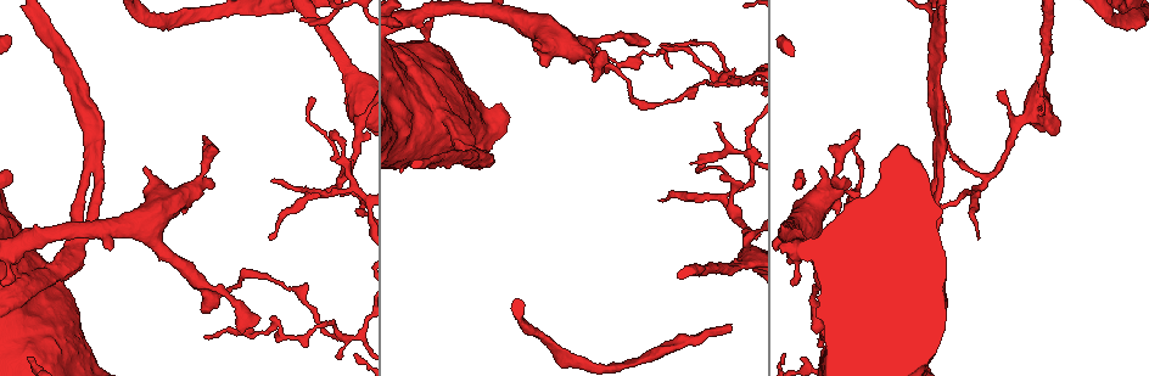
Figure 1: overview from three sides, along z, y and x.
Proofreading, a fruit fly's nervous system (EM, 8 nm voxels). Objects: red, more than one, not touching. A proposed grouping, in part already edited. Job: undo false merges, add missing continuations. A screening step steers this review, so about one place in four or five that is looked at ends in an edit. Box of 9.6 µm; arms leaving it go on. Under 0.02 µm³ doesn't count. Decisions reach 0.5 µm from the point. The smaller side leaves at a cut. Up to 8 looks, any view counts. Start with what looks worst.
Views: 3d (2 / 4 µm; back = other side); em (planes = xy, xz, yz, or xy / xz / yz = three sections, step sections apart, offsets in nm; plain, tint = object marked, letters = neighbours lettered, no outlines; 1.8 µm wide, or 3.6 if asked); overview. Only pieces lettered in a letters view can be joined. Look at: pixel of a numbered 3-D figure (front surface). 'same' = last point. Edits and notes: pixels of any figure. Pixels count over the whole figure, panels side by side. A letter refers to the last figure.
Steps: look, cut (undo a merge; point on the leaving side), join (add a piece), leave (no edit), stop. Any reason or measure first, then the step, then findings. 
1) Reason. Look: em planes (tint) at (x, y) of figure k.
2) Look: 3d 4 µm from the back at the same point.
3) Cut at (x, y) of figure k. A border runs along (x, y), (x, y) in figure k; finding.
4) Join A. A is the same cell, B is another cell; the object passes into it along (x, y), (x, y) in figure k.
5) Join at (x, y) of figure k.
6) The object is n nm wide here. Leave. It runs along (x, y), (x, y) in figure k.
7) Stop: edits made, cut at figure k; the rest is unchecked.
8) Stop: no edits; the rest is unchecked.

Thick turns thin. Look: em 3.6 µm xy step 4 (tint) at (451, 121) of figure 1.

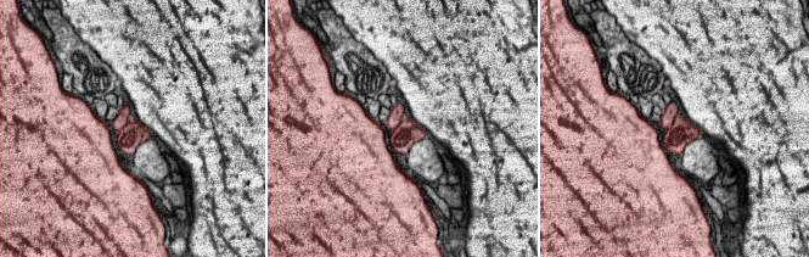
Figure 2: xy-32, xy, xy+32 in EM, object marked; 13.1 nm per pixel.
Cut it another way. Look: em 3.6 µm planes (letters) at the same point.

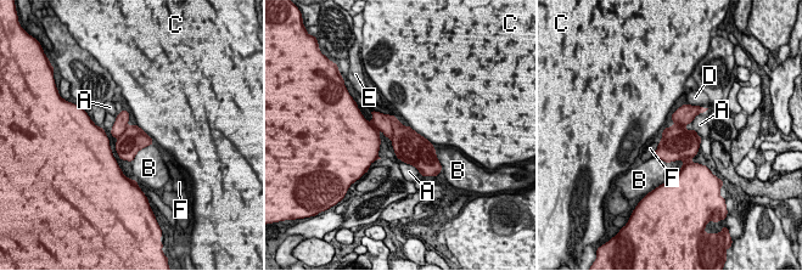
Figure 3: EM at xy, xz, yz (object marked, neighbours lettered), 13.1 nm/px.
The longest contact is with C, 400 nm. Cut at (390, 126) of figure 3. A, B, C, D, E and F are other cells; a border runs along (371, 122), (376, 129) in figure 3; two neurons meet here.

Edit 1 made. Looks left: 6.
Sharp bend. Look: em planes (plain) at (746, 240) of figure 1.

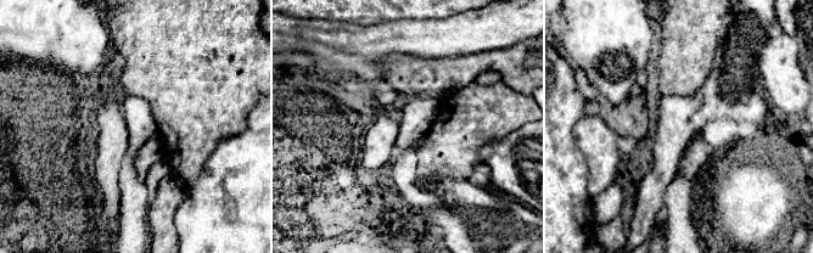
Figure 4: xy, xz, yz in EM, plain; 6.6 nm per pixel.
With the object marked. Look: em planes (tint) at the same point.

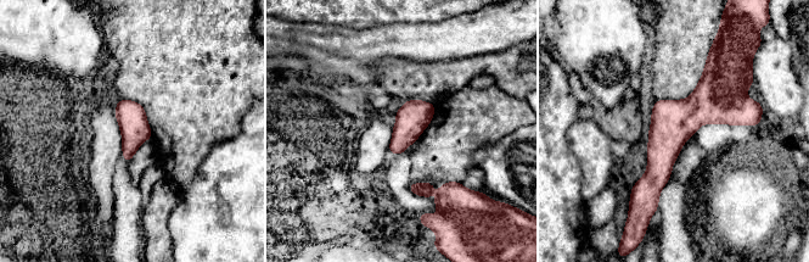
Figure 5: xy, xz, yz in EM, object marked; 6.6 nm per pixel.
Look: em planes (letters) at the same point.

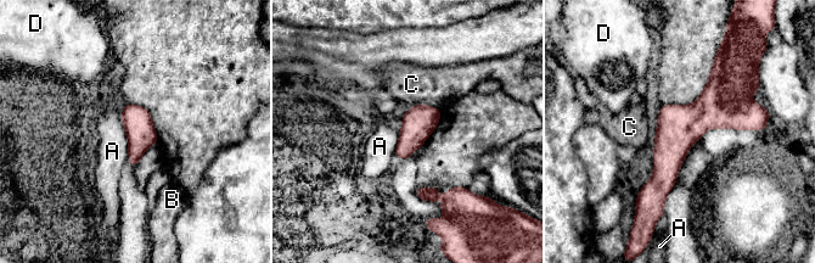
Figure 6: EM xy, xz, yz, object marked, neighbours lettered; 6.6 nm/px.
Leave. A, B, C and D are other cells; a border runs along (121, 113), (128, 144), (128, 158) in figure 6; all the same neuron.

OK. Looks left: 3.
Abrupt turn. Look: 3d 4 µm at (329, 322) of figure 1.

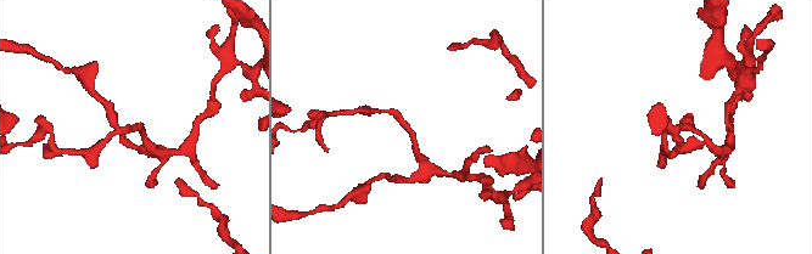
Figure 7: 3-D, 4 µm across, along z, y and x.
Now the EM. Look: em yz step 16 (tint) at (403, 124) of figure 7.

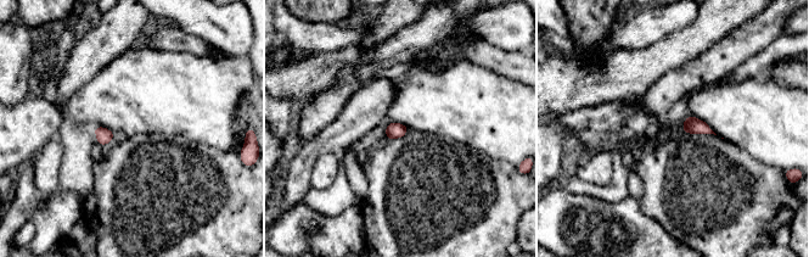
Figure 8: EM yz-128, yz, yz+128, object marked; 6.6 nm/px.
Another direction. Look: em planes (letters) at the same point.

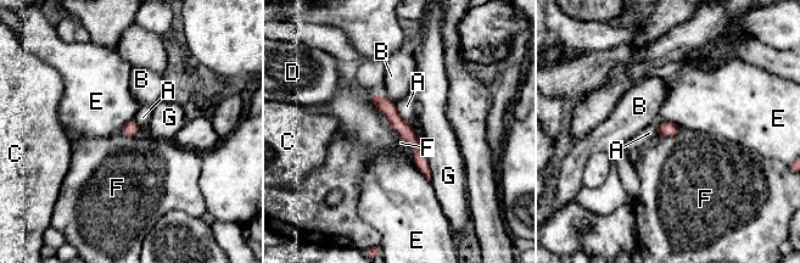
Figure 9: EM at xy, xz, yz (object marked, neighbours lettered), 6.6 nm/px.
Leave. A, B, C, D, E, F and G are other cells; a border runs along (371, 93), (371, 104), (398, 136) in figure 9; all the same neuron.

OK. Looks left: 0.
Stop: edits made, cut at figure 3; the rest is unchecked.

